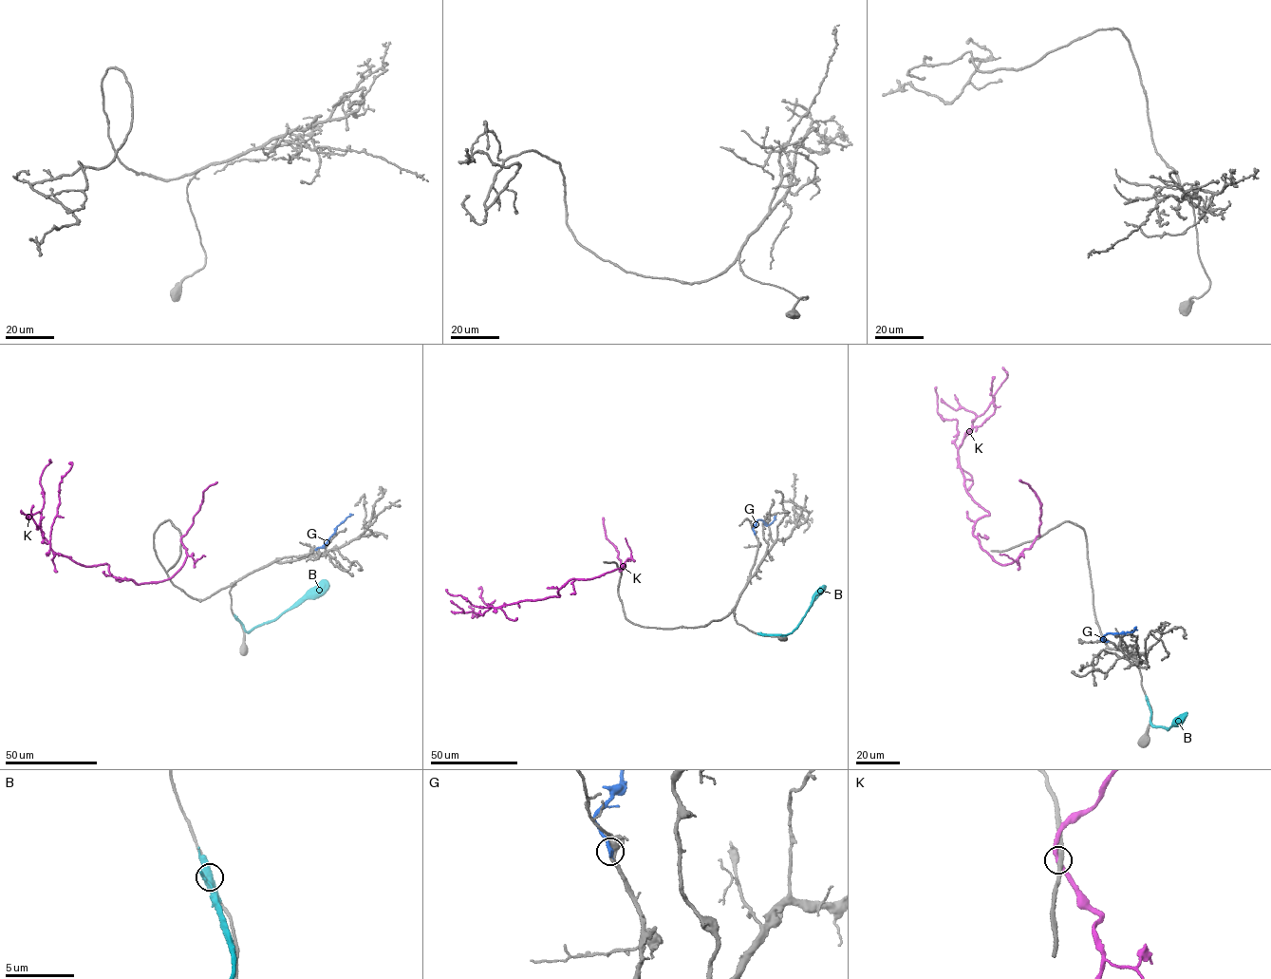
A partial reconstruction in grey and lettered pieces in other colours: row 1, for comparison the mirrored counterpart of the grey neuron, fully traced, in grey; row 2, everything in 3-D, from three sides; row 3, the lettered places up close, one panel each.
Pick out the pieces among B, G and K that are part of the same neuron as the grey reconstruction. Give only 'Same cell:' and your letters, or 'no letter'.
Same cell: G

